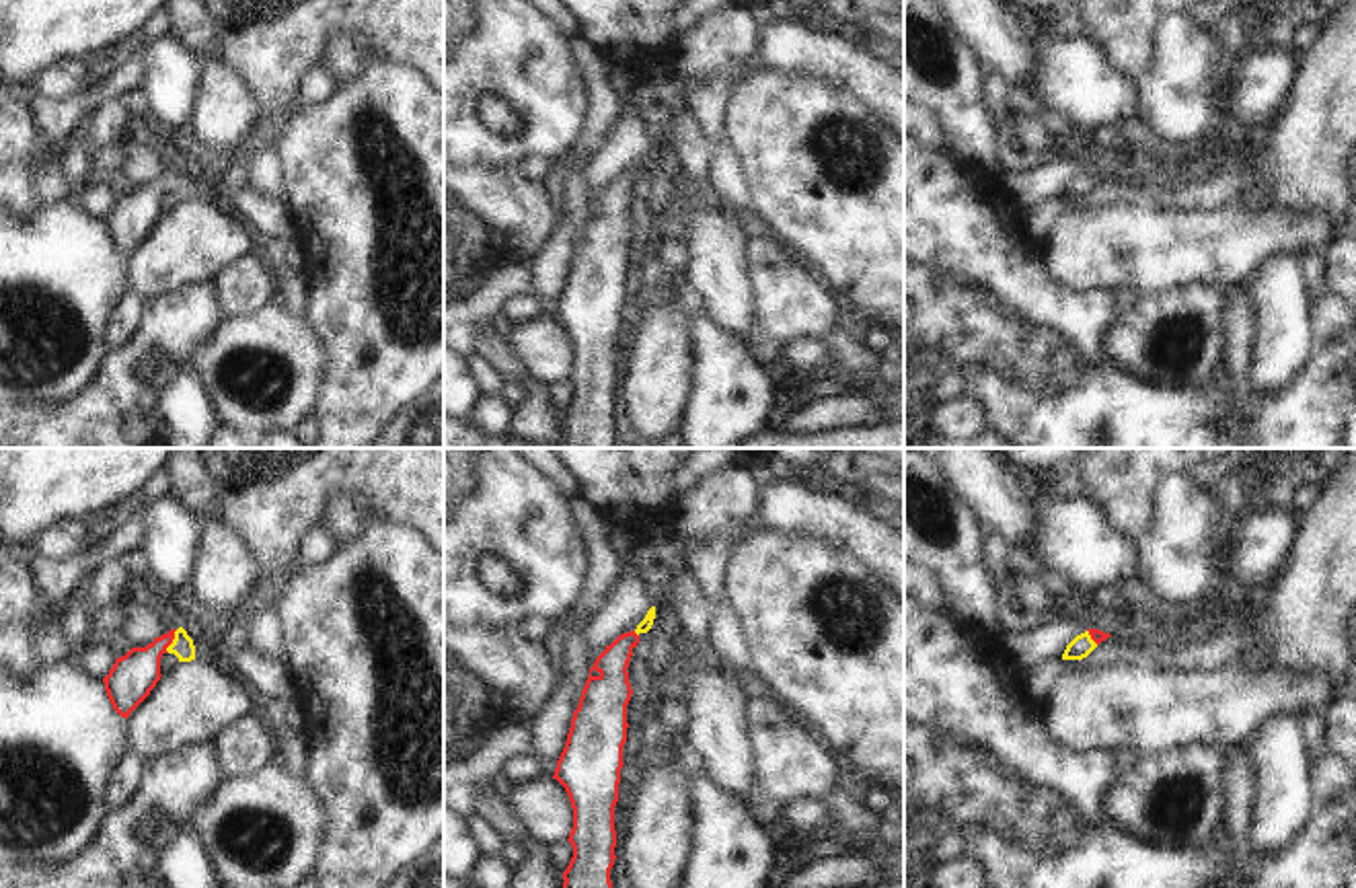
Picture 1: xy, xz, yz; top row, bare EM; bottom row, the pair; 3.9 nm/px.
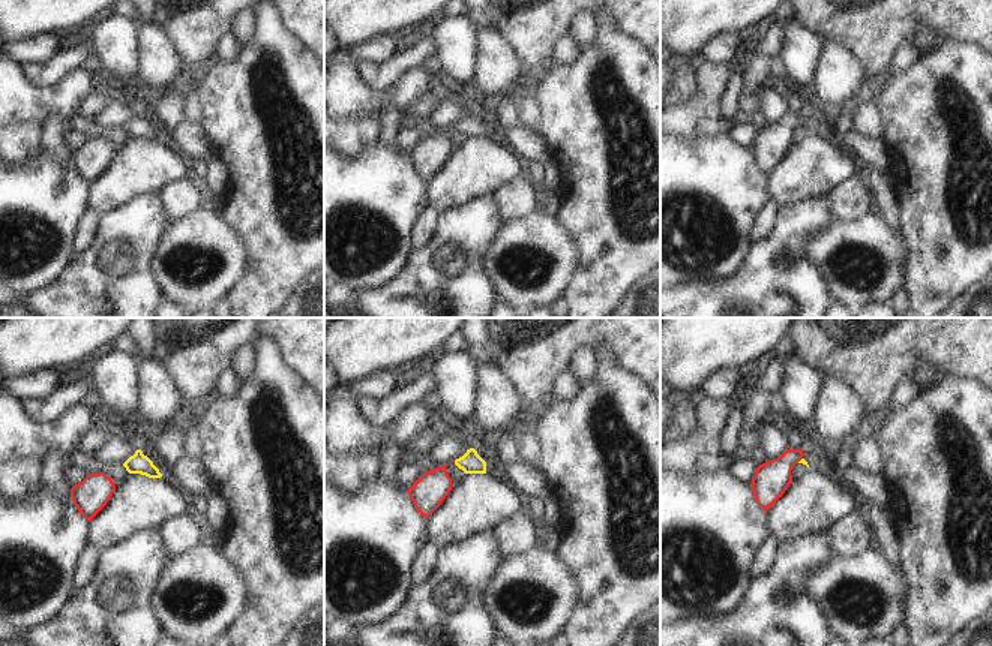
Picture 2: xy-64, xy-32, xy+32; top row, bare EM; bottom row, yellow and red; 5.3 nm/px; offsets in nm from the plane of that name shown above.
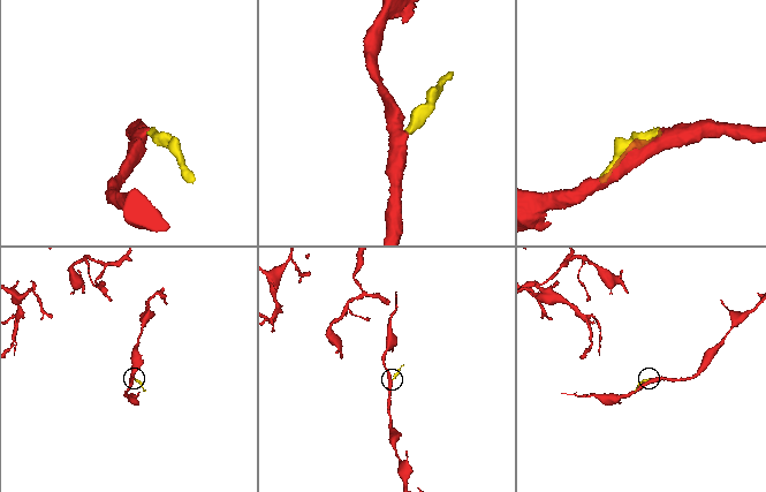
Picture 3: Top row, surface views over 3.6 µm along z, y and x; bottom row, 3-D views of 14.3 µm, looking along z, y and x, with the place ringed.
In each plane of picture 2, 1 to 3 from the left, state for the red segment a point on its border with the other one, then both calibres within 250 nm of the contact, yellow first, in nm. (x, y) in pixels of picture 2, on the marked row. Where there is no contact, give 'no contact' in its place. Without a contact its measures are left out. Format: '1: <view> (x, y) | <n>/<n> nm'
1: no contact
2: no contact
3: xy+32 (800, 460) | 20/190 nm

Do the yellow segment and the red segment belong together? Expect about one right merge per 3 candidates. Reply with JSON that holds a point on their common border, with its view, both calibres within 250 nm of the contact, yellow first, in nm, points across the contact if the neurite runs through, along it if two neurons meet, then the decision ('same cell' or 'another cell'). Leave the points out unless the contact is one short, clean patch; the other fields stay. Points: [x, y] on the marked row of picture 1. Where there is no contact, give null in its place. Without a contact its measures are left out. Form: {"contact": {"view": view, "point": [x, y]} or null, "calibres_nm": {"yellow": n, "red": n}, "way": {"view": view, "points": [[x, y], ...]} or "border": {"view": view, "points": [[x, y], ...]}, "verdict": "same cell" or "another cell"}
{"contact": {"view": "xy", "point": [173, 640]}, "calibres_nm": {"yellow": 90, "red": 180}, "way": {"view": "xy", "points": [[181, 646], [173, 640], [134, 675]]}, "verdict": "same cell"}

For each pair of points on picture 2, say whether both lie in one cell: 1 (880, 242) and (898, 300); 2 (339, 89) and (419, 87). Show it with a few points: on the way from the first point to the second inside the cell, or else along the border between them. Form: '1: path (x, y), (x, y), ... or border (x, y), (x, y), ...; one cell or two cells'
1: border (902, 285), (887, 302); two cells
2: path (359, 98), (399, 96); one cell

